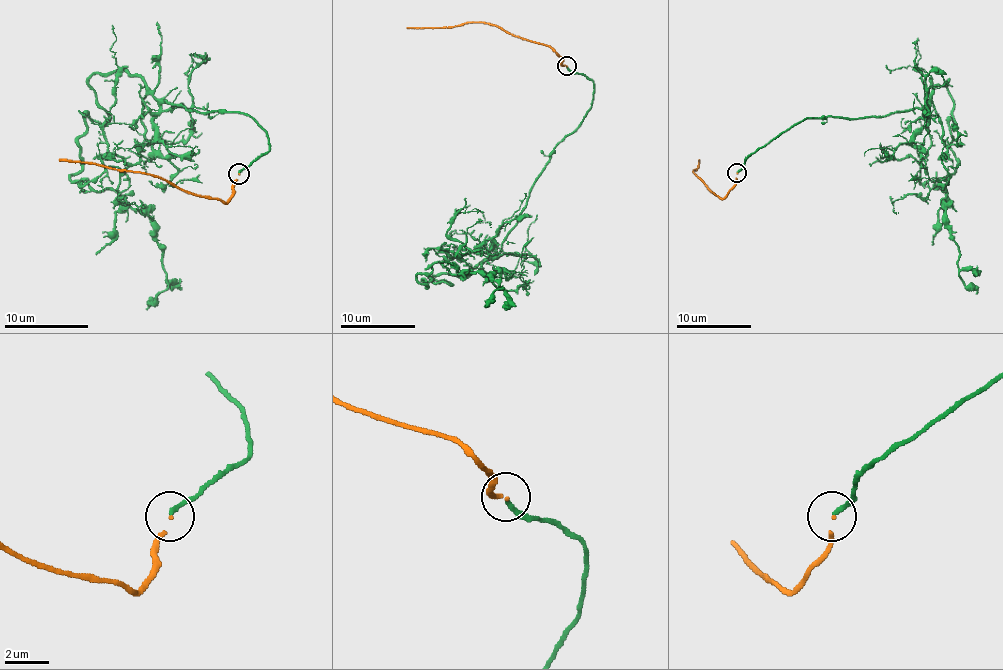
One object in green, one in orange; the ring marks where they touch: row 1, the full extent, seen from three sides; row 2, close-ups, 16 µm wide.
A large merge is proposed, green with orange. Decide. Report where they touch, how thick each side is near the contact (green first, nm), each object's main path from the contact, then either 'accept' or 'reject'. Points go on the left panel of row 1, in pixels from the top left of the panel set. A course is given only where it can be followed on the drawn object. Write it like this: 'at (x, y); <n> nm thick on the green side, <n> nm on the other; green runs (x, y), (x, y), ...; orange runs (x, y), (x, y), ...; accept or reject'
at (238, 173); 200 nm thick on the green side, 100 nm on the other; green runs (238, 172), (269, 149), (248, 115), (94, 73), (71, 178), (149, 218), (147, 309); orange runs (238, 174), (234, 193), (225, 201), (183, 191), (149, 174), (58, 159); reject

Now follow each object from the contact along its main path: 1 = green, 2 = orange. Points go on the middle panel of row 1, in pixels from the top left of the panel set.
1: (566, 66), (590, 109), (498, 252), (417, 274), (487, 274), (485, 304)
2: (566, 66), (547, 45), (517, 38), (487, 23), (406, 29)

